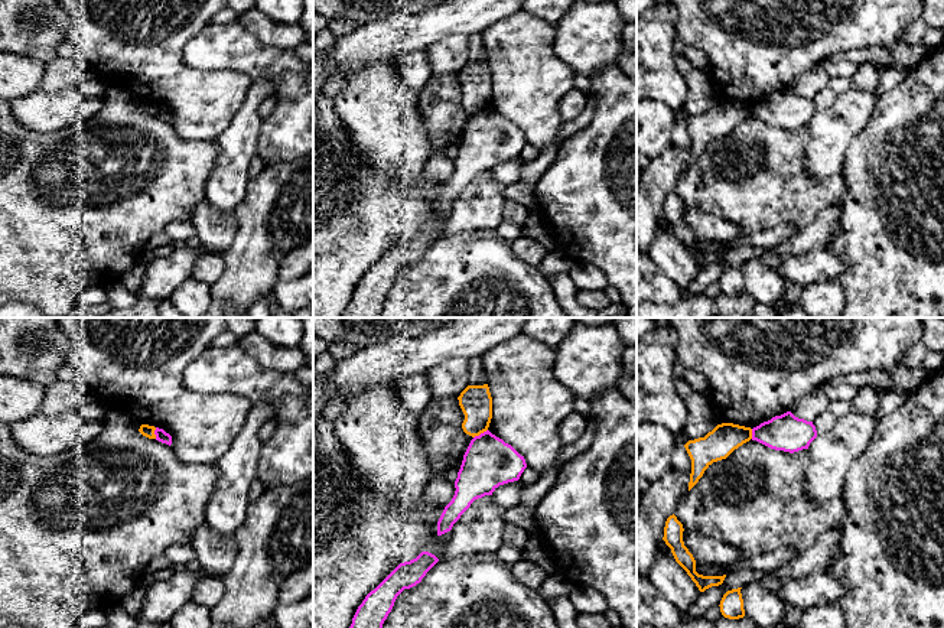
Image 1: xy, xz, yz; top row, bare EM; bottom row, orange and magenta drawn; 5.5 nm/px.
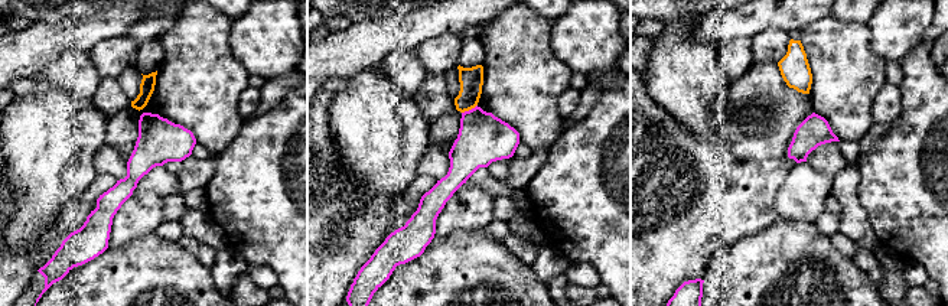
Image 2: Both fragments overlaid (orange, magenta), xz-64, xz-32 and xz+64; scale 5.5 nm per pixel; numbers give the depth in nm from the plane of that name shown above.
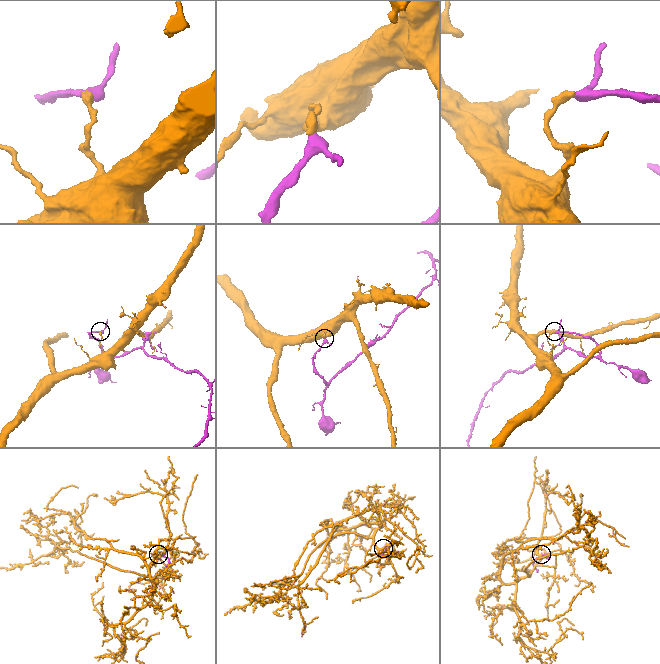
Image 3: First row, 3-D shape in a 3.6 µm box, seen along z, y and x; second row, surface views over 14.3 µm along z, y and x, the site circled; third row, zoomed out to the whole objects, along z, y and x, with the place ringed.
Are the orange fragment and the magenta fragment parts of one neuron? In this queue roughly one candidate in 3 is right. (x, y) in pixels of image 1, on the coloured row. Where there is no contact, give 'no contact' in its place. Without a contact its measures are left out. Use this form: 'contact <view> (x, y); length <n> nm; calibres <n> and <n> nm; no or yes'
contact xz (479, 433); length 90 nm; calibres 180 and 280 nm; no

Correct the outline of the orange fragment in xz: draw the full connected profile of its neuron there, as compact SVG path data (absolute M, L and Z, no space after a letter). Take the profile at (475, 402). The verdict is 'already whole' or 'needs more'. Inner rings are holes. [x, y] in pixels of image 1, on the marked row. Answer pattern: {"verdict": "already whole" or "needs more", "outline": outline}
{"verdict": "already whole", "outline": "M488 384L468 385L458 400L465 414L463 432L472 437L486 432L492 419L492 397Z"}

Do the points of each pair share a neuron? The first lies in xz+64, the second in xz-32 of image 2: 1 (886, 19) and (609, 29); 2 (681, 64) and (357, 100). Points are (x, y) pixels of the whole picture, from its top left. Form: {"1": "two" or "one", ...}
{"1": "one", "2": "one"}

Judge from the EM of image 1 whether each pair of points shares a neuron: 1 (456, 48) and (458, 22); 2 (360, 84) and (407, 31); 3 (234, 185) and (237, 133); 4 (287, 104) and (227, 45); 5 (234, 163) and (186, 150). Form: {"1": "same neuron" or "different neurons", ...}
{"1": "different neurons", "2": "different neurons", "3": "same neuron", "4": "same neuron", "5": "different neurons"}

